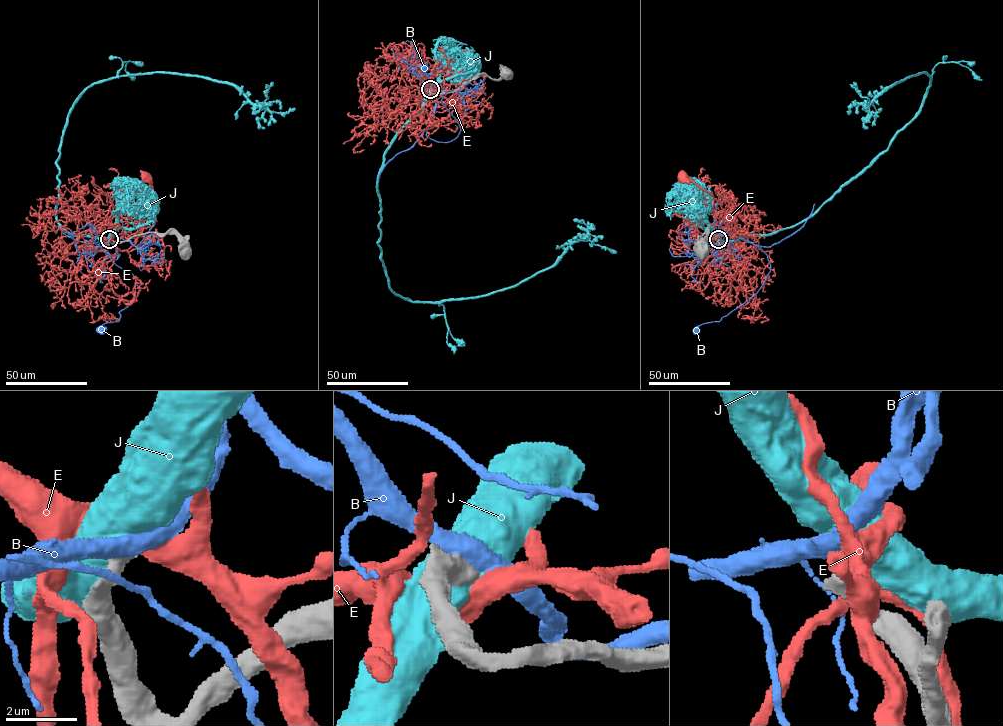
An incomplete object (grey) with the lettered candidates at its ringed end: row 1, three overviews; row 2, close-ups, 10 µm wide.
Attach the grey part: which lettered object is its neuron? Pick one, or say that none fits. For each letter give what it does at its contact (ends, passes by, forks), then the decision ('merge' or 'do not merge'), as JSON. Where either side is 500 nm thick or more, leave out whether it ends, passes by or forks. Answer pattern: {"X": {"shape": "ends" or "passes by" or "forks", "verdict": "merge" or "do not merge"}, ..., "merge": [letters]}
{"B": {"verdict": "do not merge"}, "E": {"verdict": "do not merge"}, "J": {"verdict": "merge"}, "merge": ["J"]}

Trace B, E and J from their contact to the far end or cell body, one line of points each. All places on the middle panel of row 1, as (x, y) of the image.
B: (430, 89), (435, 107), (426, 136), (450, 141), (460, 127), (441, 102), (442, 94), (424, 67)
E: (431, 90), (422, 90), (420, 99), (430, 100), (450, 85), (466, 84), (472, 76), (470, 55), (467, 54)
J: (430, 89), (378, 176), (378, 245), (395, 294), (423, 301), (488, 295), (547, 270), (580, 240), (616, 252)

